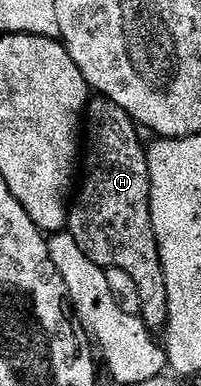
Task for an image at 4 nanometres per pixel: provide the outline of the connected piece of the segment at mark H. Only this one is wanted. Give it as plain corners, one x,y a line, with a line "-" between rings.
95,98
88,103
85,113
85,160
87,156
87,177
83,180
83,185
79,188
79,197
74,197
73,203
70,205
67,214
67,228
73,234
73,238
77,238
77,246
81,246
85,250
85,254
93,263
106,266
107,268
116,268
117,270
125,270
125,274
129,274
129,278
133,278
133,282
137,282
137,290
141,293
141,310
139,315
143,317
143,321
147,323
148,328
152,330
163,330
167,327
167,291
165,290
165,274
161,266
161,258
159,257
159,247
157,246
157,238
153,234
153,222
151,221
151,179
149,178
149,166
147,165
147,148
145,144
139,141
140,129
137,127
131,115
125,110
121,110
121,106
117,106
111,100

